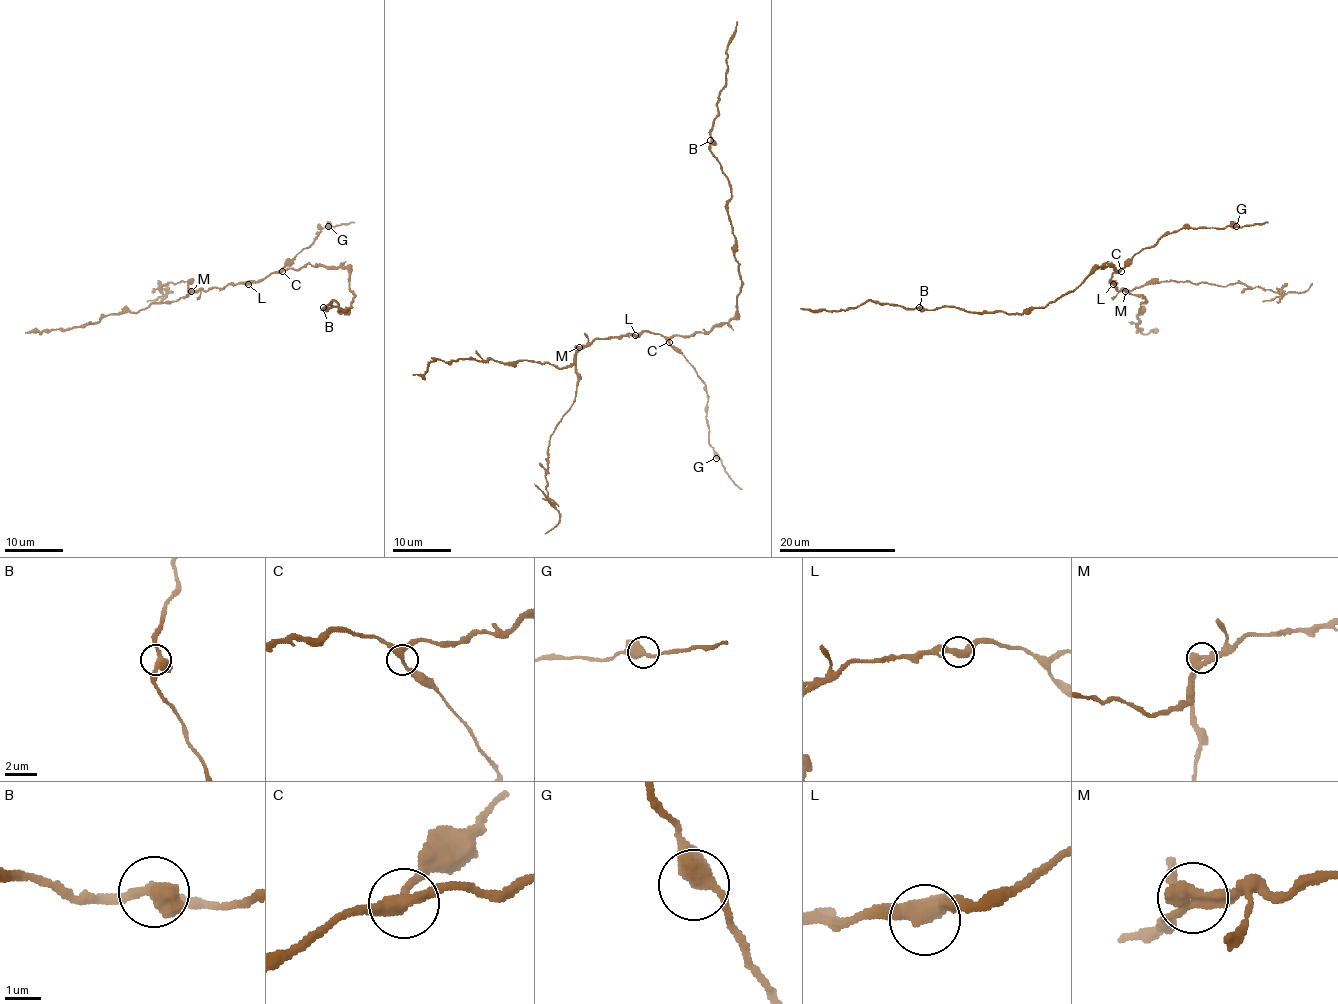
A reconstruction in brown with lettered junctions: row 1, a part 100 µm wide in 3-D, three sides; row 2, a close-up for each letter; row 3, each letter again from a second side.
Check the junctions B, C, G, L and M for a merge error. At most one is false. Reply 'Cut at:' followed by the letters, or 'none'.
Cut at: M

